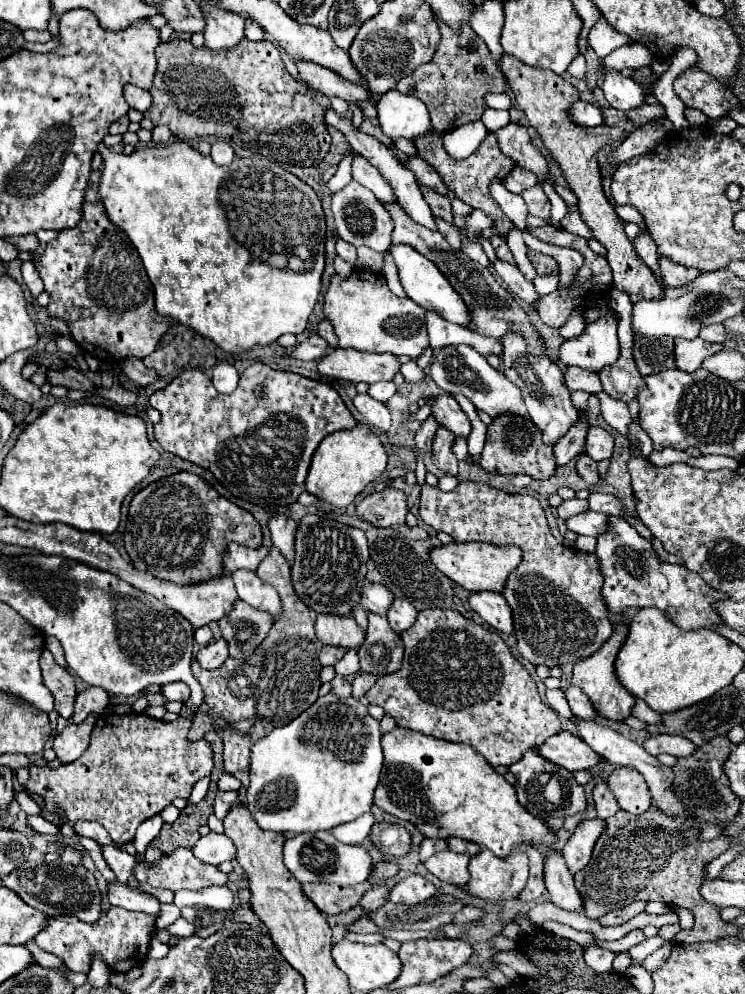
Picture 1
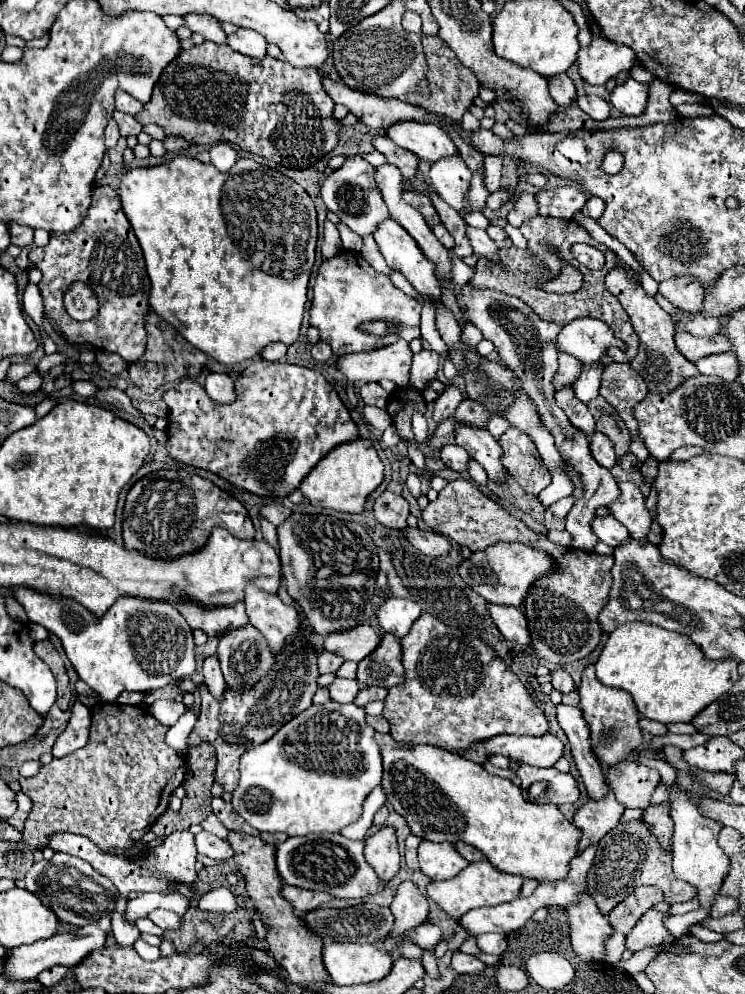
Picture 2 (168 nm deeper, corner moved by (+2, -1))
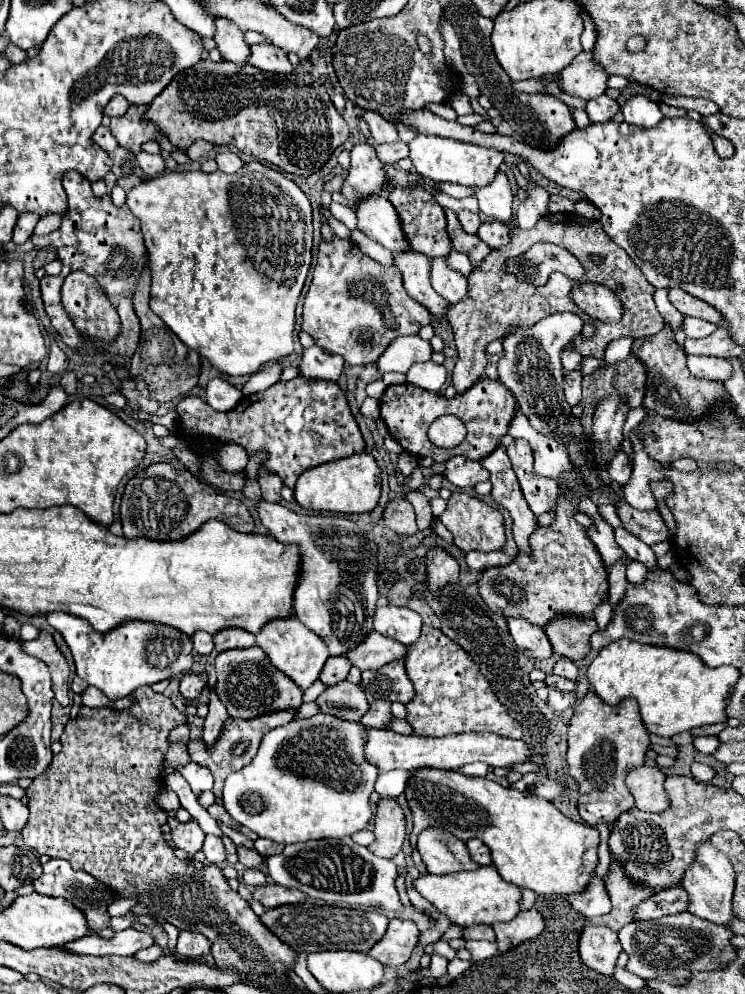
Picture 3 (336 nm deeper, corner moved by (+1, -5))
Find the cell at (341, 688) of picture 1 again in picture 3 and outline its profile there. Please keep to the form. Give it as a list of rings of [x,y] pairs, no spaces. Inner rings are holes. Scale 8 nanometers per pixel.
[[[347,680],[325,688],[325,692],[319,694],[315,702],[321,714],[331,714],[347,722],[361,722],[369,706],[365,692],[357,684],[351,684]]]

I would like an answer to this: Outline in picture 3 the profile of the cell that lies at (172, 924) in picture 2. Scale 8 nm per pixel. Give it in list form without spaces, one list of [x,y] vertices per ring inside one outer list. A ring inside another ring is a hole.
[[[179,932],[177,940],[177,954],[185,960],[199,960],[211,950],[211,942],[197,932]]]

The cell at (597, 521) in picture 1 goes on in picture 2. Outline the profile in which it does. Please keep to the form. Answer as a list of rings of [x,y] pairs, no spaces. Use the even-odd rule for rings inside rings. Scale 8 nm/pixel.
[[[610,514],[608,516],[594,516],[590,526],[592,526],[592,532],[598,536],[598,540],[612,546],[612,548],[622,544],[630,536],[628,530],[618,520],[614,520]]]

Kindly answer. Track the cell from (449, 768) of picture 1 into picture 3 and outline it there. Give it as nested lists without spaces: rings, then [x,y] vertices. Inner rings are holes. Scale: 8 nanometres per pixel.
[[[421,768],[419,774],[407,784],[405,796],[413,810],[411,842],[415,842],[417,834],[429,826],[439,826],[465,842],[469,838],[479,838],[489,846],[493,856],[493,866],[499,870],[501,878],[515,884],[517,888],[529,888],[535,894],[545,894],[545,896],[551,894],[569,896],[583,892],[597,868],[599,830],[569,820],[549,800],[537,796],[523,796],[519,790],[503,788],[501,784],[491,782],[487,778],[469,778],[439,768]]]

